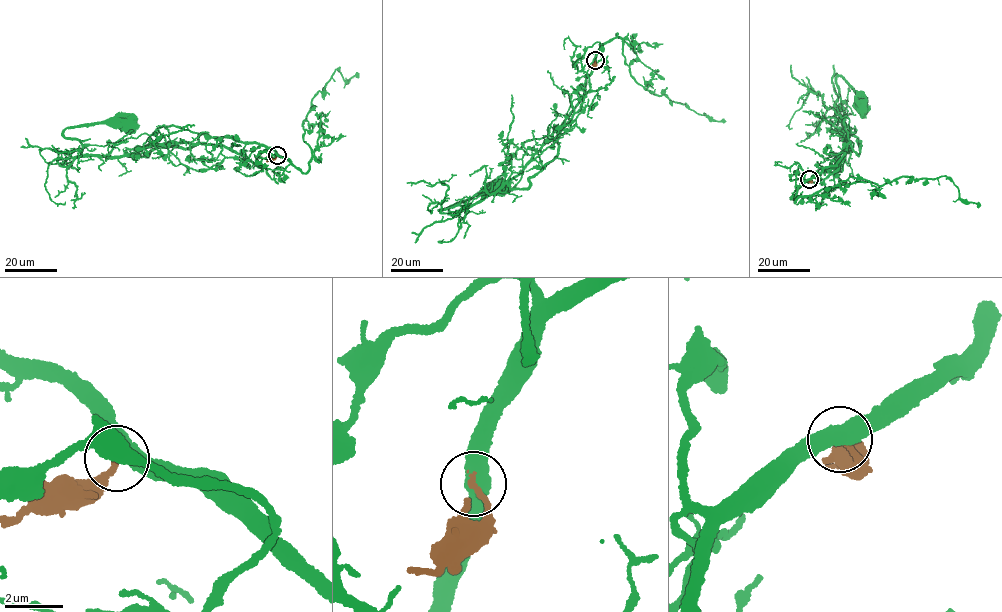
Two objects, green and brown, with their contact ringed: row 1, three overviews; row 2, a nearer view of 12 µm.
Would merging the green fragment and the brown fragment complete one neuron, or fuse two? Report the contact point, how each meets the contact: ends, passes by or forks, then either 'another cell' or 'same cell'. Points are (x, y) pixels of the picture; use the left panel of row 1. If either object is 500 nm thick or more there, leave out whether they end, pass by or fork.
at (277, 155); same cell

